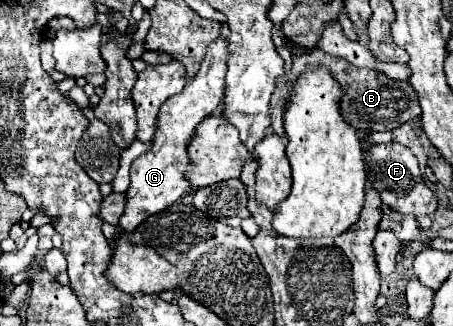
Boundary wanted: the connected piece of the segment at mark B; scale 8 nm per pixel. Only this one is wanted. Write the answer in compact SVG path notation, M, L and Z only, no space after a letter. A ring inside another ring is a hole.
M312 49L310 53L296 55L292 59L292 69L284 75L286 79L282 83L278 83L278 87L272 95L270 107L272 107L272 131L274 133L284 135L284 105L288 103L290 85L302 73L306 73L318 65L326 67L334 75L334 79L340 83L342 95L344 95L344 97L340 97L340 113L342 113L344 121L358 131L392 131L422 113L420 105L418 105L418 95L408 81L394 81L376 69L358 69L342 57L332 57L320 49Z

